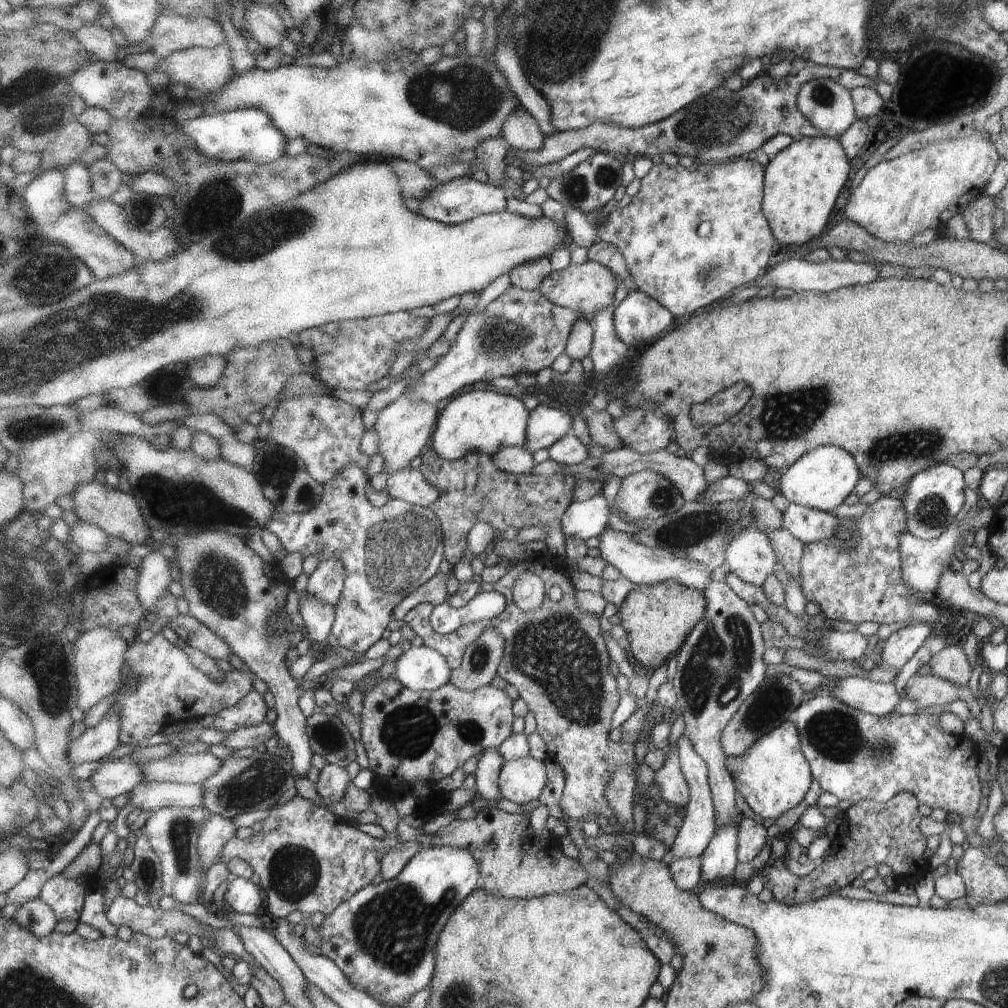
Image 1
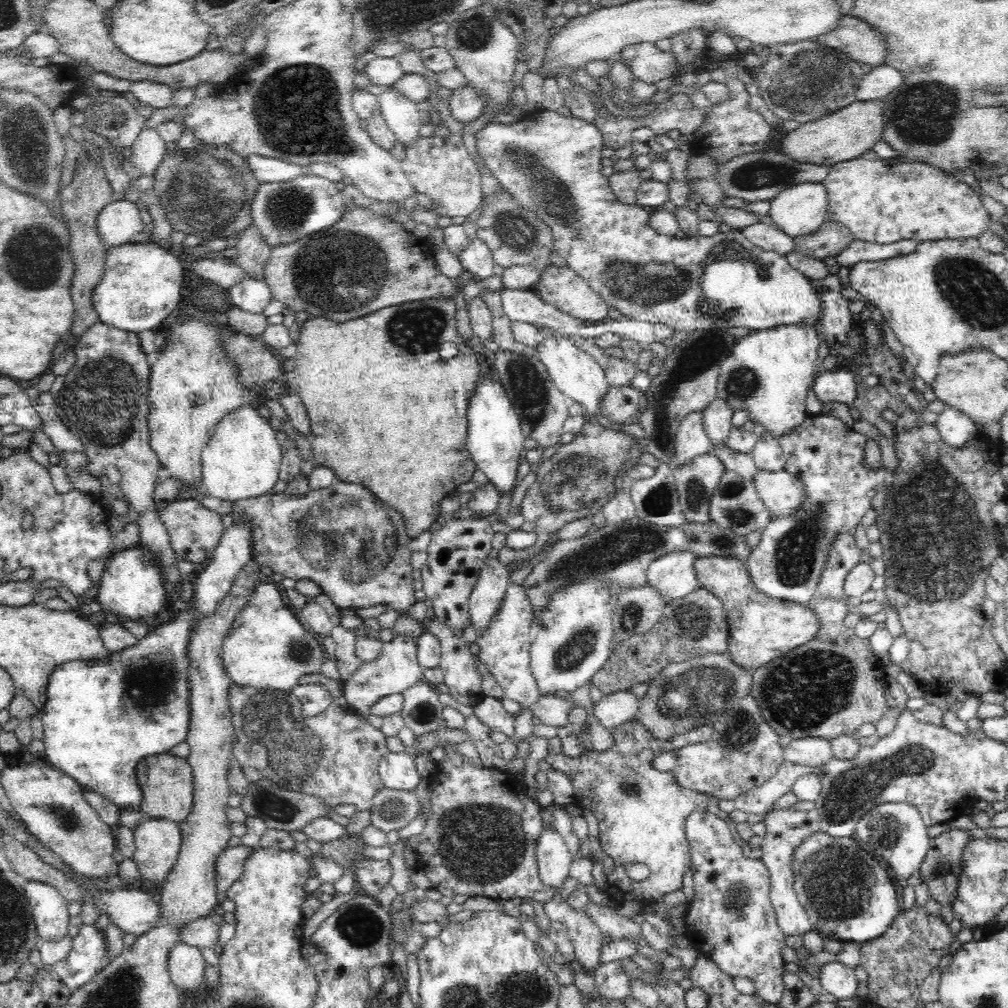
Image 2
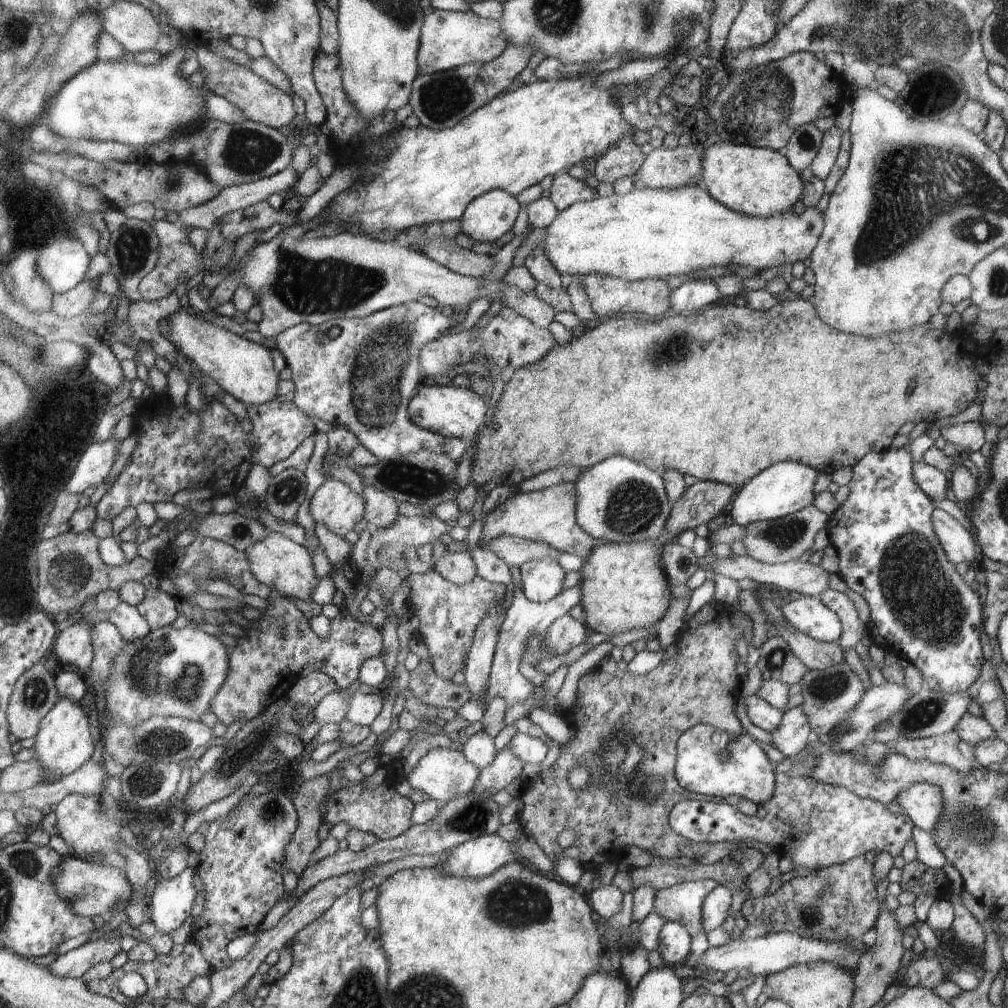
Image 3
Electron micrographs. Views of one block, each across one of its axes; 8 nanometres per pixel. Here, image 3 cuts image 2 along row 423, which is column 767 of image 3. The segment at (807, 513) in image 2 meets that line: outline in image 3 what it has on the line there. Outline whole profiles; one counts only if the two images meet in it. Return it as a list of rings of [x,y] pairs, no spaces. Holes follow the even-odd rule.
[[[778,773],[772,798],[768,803],[758,804],[755,815],[742,814],[726,802],[686,799],[669,812],[669,823],[680,836],[696,843],[759,841],[790,858],[792,871],[807,868],[814,872],[852,861],[872,850],[886,851],[892,858],[900,856],[914,826],[908,816],[891,813],[888,805],[872,798],[860,798],[844,787],[818,782],[812,777],[794,778]]]

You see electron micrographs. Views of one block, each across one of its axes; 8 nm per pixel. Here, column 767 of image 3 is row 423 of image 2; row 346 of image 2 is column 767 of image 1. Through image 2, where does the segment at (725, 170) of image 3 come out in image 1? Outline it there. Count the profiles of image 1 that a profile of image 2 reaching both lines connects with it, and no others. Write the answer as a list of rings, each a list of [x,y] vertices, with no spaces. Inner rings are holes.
[[[802,138],[780,150],[764,168],[762,210],[772,234],[784,246],[807,244],[828,224],[836,198],[850,174],[850,160],[837,139]]]

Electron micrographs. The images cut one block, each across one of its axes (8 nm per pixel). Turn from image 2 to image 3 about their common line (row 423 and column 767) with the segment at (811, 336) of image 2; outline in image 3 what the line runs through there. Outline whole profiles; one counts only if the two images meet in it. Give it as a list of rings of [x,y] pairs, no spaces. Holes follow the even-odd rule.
[[[700,723],[681,734],[677,742],[677,762],[674,774],[678,784],[689,792],[698,792],[716,798],[738,796],[758,804],[768,803],[777,786],[774,766],[770,764],[766,752],[757,740],[744,733],[734,736],[718,730],[714,725]],[[726,752],[728,758],[720,760],[720,754]]]

